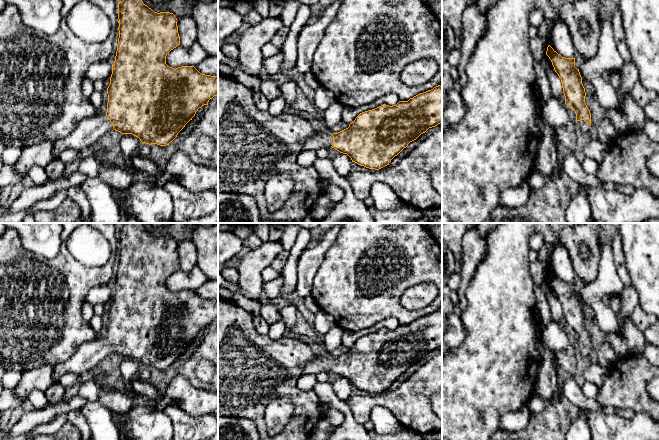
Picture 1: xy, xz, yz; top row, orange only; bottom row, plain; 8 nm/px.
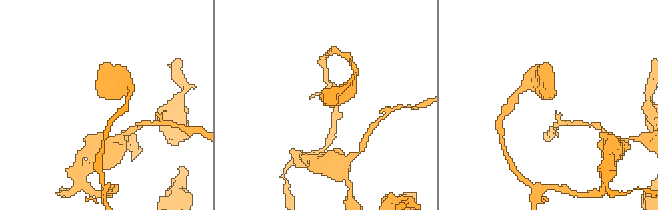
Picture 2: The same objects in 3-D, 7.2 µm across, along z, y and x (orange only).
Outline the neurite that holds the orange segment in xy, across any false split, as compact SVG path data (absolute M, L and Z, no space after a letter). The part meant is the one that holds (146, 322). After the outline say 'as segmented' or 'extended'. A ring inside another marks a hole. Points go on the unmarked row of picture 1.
M142 223L118 227L119 262L112 288L105 338L87 341L65 362L54 367L54 383L66 373L78 376L91 370L112 353L132 358L142 367L169 369L192 344L199 332L218 320L218 300L201 298L194 290L176 293L166 288L167 278L180 269L177 242L170 236L154 236Z; extended

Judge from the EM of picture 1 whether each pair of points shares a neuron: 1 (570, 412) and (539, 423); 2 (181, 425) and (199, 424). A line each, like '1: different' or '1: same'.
1: same
2: same

